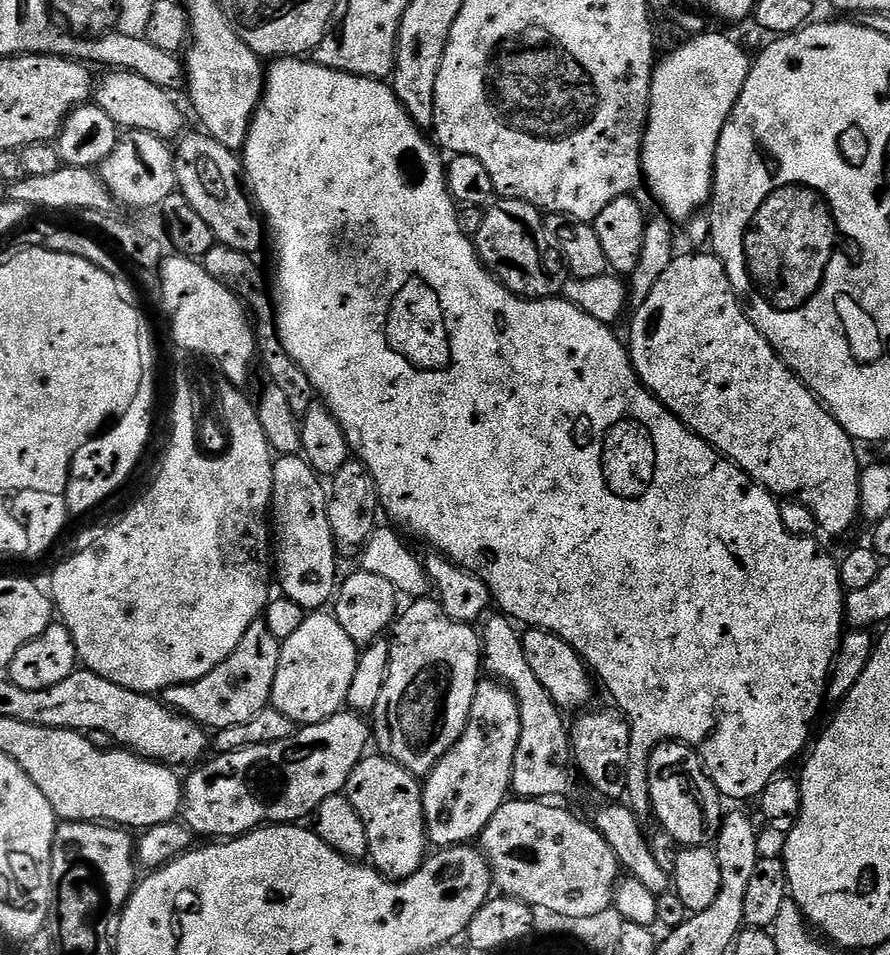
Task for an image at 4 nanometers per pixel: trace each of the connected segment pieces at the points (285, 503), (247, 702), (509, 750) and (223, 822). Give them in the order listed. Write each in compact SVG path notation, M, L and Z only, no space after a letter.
M303 455L280 456L272 465L272 506L270 509L270 520L274 525L274 544L280 547L280 560L278 556L278 588L283 595L289 596L294 602L298 602L298 606L302 606L306 610L320 610L325 607L324 603L333 599L334 593L338 588L338 576L336 580L336 556L338 557L338 549L334 538L332 537L332 527L330 526L330 518L328 517L328 492L322 485L321 477L316 475L308 461Z
M262 618L255 620L250 630L242 634L242 642L238 642L234 654L230 654L226 662L214 666L210 674L194 682L165 688L163 703L205 730L219 730L250 722L254 714L269 707L274 690L274 674L278 674L281 643L281 640L274 638L274 634L270 634L270 626L266 626Z
M495 678L481 679L476 685L474 702L470 706L470 718L462 738L458 738L456 745L440 759L438 766L434 766L434 770L428 773L422 784L429 845L437 849L454 848L458 844L475 841L484 831L490 818L494 818L496 811L509 799L514 770L514 750L518 750L518 734L521 730L518 702L512 689Z
M341 710L329 720L303 725L282 742L213 755L184 780L183 823L197 837L235 838L269 824L307 821L326 798L343 793L350 770L364 759L373 736L361 713Z

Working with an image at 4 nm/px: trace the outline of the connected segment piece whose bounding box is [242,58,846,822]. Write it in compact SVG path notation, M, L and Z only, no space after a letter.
M280 58L275 61L273 68L269 67L264 81L264 97L256 107L252 115L252 126L248 131L248 141L242 149L242 171L250 181L251 195L270 229L270 248L276 251L276 288L274 284L274 309L276 312L276 329L280 335L282 346L298 366L306 373L306 378L314 386L317 397L324 407L334 414L338 426L342 426L342 434L346 434L349 453L359 463L365 464L369 474L374 478L380 494L380 508L393 520L391 523L397 529L409 532L420 540L425 540L439 555L446 556L465 572L474 573L479 580L486 582L486 586L492 591L492 599L495 607L503 615L519 622L528 628L540 628L544 632L553 632L558 638L565 640L574 649L581 660L588 665L594 673L595 679L600 680L608 687L608 692L613 696L615 707L623 712L624 719L632 726L632 741L630 742L630 762L628 763L628 791L626 793L626 807L634 815L644 822L650 816L650 801L648 798L648 760L652 752L660 744L671 741L673 738L688 738L684 736L700 736L698 751L701 760L704 761L707 771L717 777L724 776L728 784L720 784L718 791L721 797L732 800L748 800L759 797L762 790L777 776L785 771L784 768L791 760L799 761L805 755L810 741L813 739L812 727L820 716L820 707L825 707L828 682L832 674L832 663L840 649L840 637L846 631L846 617L844 615L845 590L840 584L840 566L837 557L832 557L822 545L819 539L810 536L795 536L782 526L782 514L777 497L773 496L762 487L755 484L744 471L725 456L720 455L716 449L690 431L668 407L657 400L647 388L641 384L632 365L632 357L626 347L625 341L615 336L609 325L598 322L598 318L590 318L578 306L574 306L569 300L553 298L551 300L525 300L523 296L514 295L509 288L504 287L480 261L480 255L476 253L476 246L471 235L464 233L460 225L460 212L455 198L448 189L448 174L446 160L438 151L437 145L431 139L428 140L425 133L410 118L410 114L398 102L396 92L391 83L383 80L371 80L365 76L355 76L349 72L339 72L333 68L327 68L313 62L308 58Z

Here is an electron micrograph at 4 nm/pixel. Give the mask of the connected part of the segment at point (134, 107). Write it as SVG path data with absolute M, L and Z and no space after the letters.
M112 70L107 75L108 77L101 84L99 81L95 85L94 102L102 110L106 110L106 114L110 114L110 118L114 118L114 122L121 130L127 130L129 133L154 134L169 142L185 135L184 112L172 101L173 93L154 86L154 82L142 78L136 72Z

